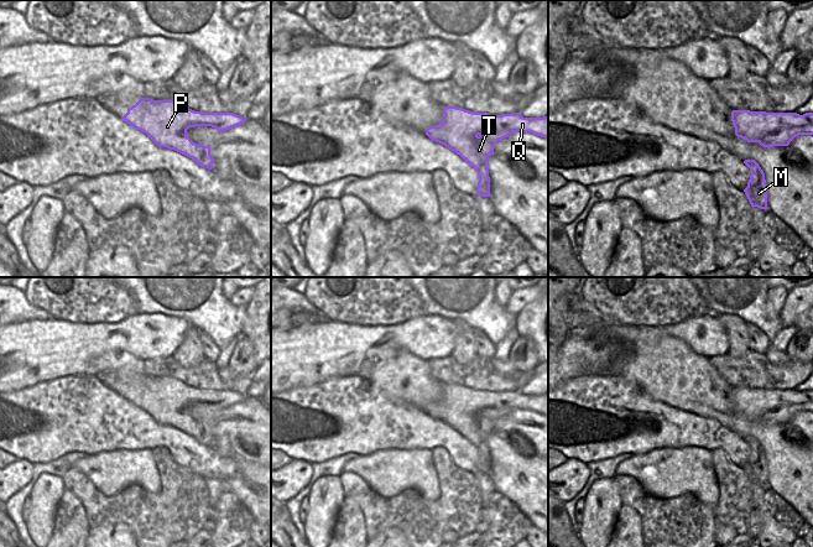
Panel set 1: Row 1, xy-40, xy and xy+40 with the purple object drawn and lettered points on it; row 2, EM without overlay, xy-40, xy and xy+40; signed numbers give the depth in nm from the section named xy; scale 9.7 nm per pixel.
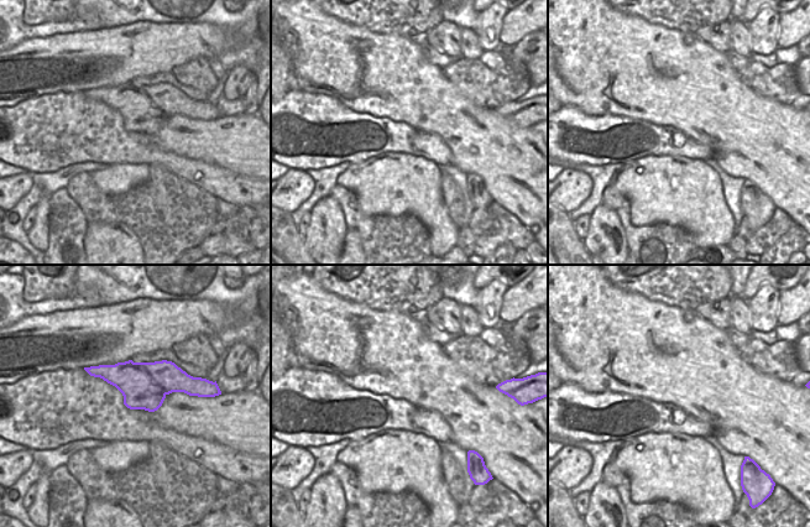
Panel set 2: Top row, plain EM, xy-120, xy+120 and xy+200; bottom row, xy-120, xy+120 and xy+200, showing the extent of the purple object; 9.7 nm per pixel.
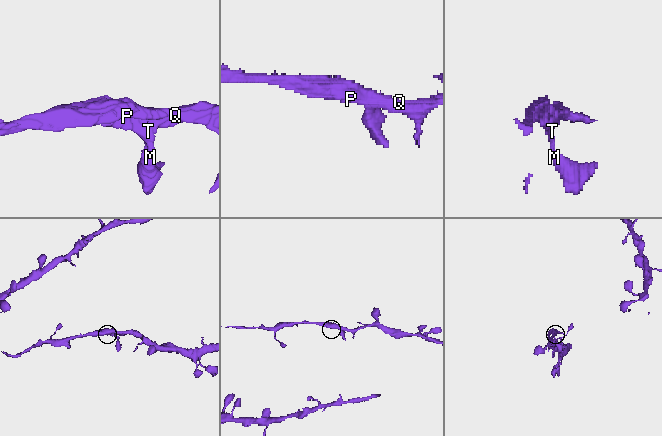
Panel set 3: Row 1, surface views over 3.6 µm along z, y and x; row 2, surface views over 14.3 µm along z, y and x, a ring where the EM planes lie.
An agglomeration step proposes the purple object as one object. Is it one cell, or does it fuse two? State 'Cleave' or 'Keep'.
Keep.

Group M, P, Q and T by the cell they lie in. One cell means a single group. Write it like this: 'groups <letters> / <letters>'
groups M P Q T

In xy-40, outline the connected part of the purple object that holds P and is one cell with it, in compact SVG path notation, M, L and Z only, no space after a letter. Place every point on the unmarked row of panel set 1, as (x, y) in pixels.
M140 376L127 386L123 398L145 410L157 423L174 427L208 447L214 436L210 422L198 422L187 413L187 407L196 403L212 403L218 410L241 402L246 395L234 390L194 389L174 377Z

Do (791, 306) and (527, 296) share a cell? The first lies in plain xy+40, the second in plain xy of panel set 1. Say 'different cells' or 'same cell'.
same cell

